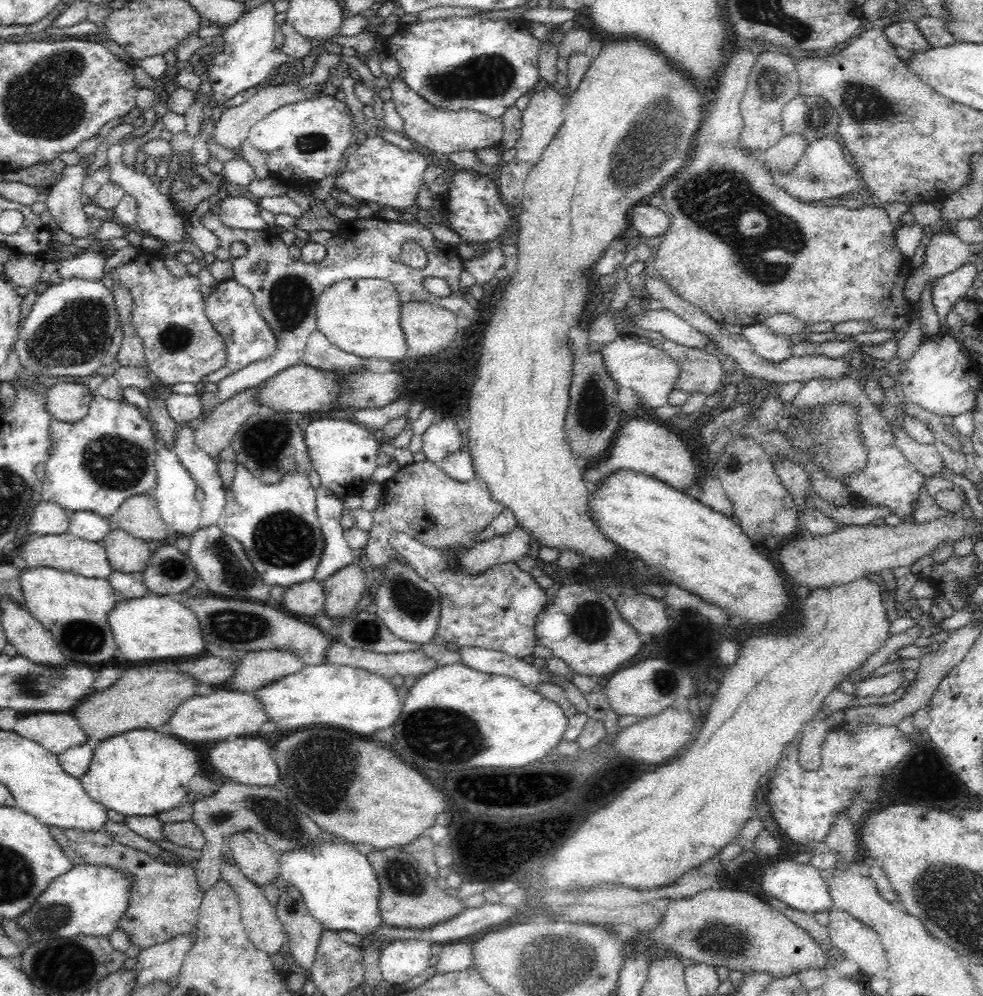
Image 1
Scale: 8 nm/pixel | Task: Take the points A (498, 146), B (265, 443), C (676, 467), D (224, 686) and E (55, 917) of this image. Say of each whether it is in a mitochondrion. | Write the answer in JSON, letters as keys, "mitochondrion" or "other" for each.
{"A":"other","B":"mitochondrion","C":"other","D":"other","E":"mitochondrion"}

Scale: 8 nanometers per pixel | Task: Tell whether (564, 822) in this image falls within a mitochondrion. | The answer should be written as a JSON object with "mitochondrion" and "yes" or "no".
{"mitochondrion":"no"}

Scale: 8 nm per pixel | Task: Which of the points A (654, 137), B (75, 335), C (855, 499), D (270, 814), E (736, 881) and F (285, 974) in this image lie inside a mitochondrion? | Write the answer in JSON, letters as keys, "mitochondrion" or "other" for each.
{"A":"mitochondrion","B":"mitochondrion","C":"other","D":"mitochondrion","E":"other","F":"other"}

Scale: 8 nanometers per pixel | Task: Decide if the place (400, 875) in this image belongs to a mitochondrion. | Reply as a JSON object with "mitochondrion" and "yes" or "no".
{"mitochondrion":"yes"}

